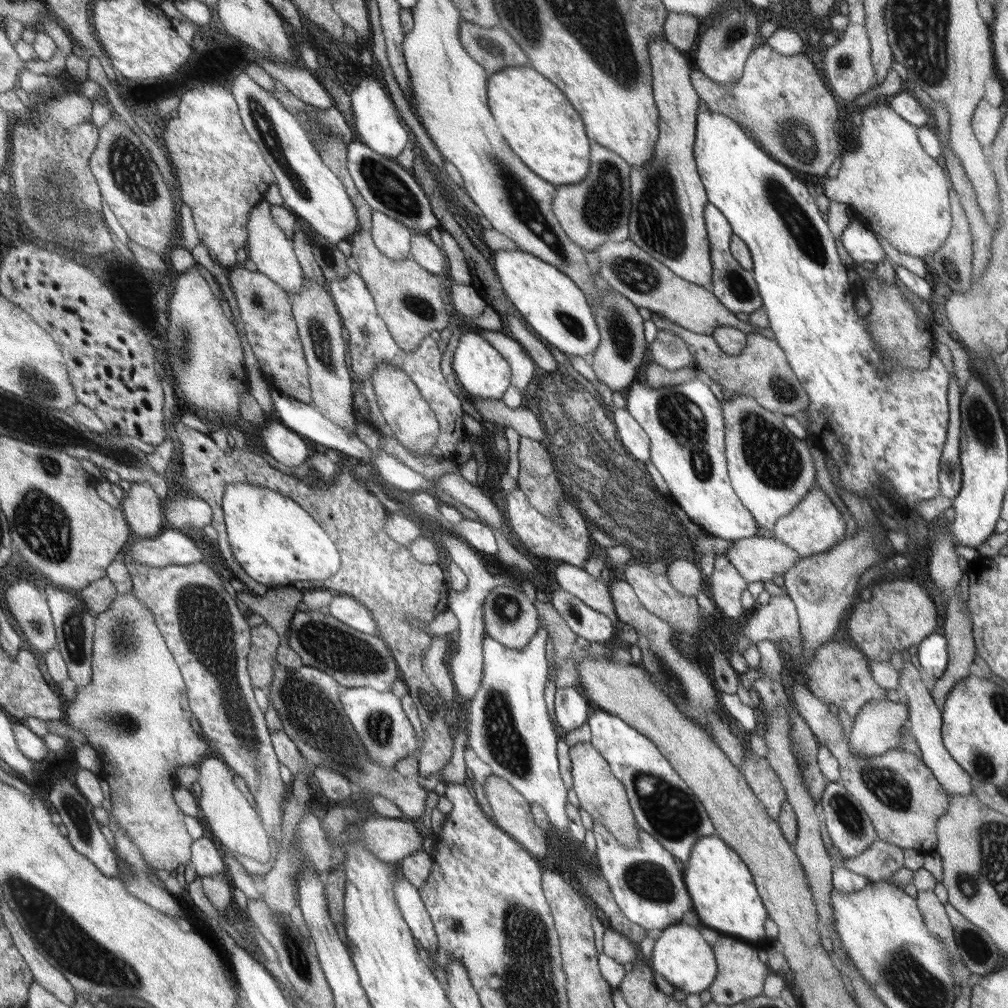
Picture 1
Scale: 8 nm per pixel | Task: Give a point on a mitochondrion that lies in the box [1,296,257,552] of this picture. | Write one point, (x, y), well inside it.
(32, 382)

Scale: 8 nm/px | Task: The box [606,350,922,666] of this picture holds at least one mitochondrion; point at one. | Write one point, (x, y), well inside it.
(772, 455)

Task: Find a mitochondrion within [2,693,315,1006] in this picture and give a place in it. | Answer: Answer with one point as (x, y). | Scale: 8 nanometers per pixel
(68, 944)

